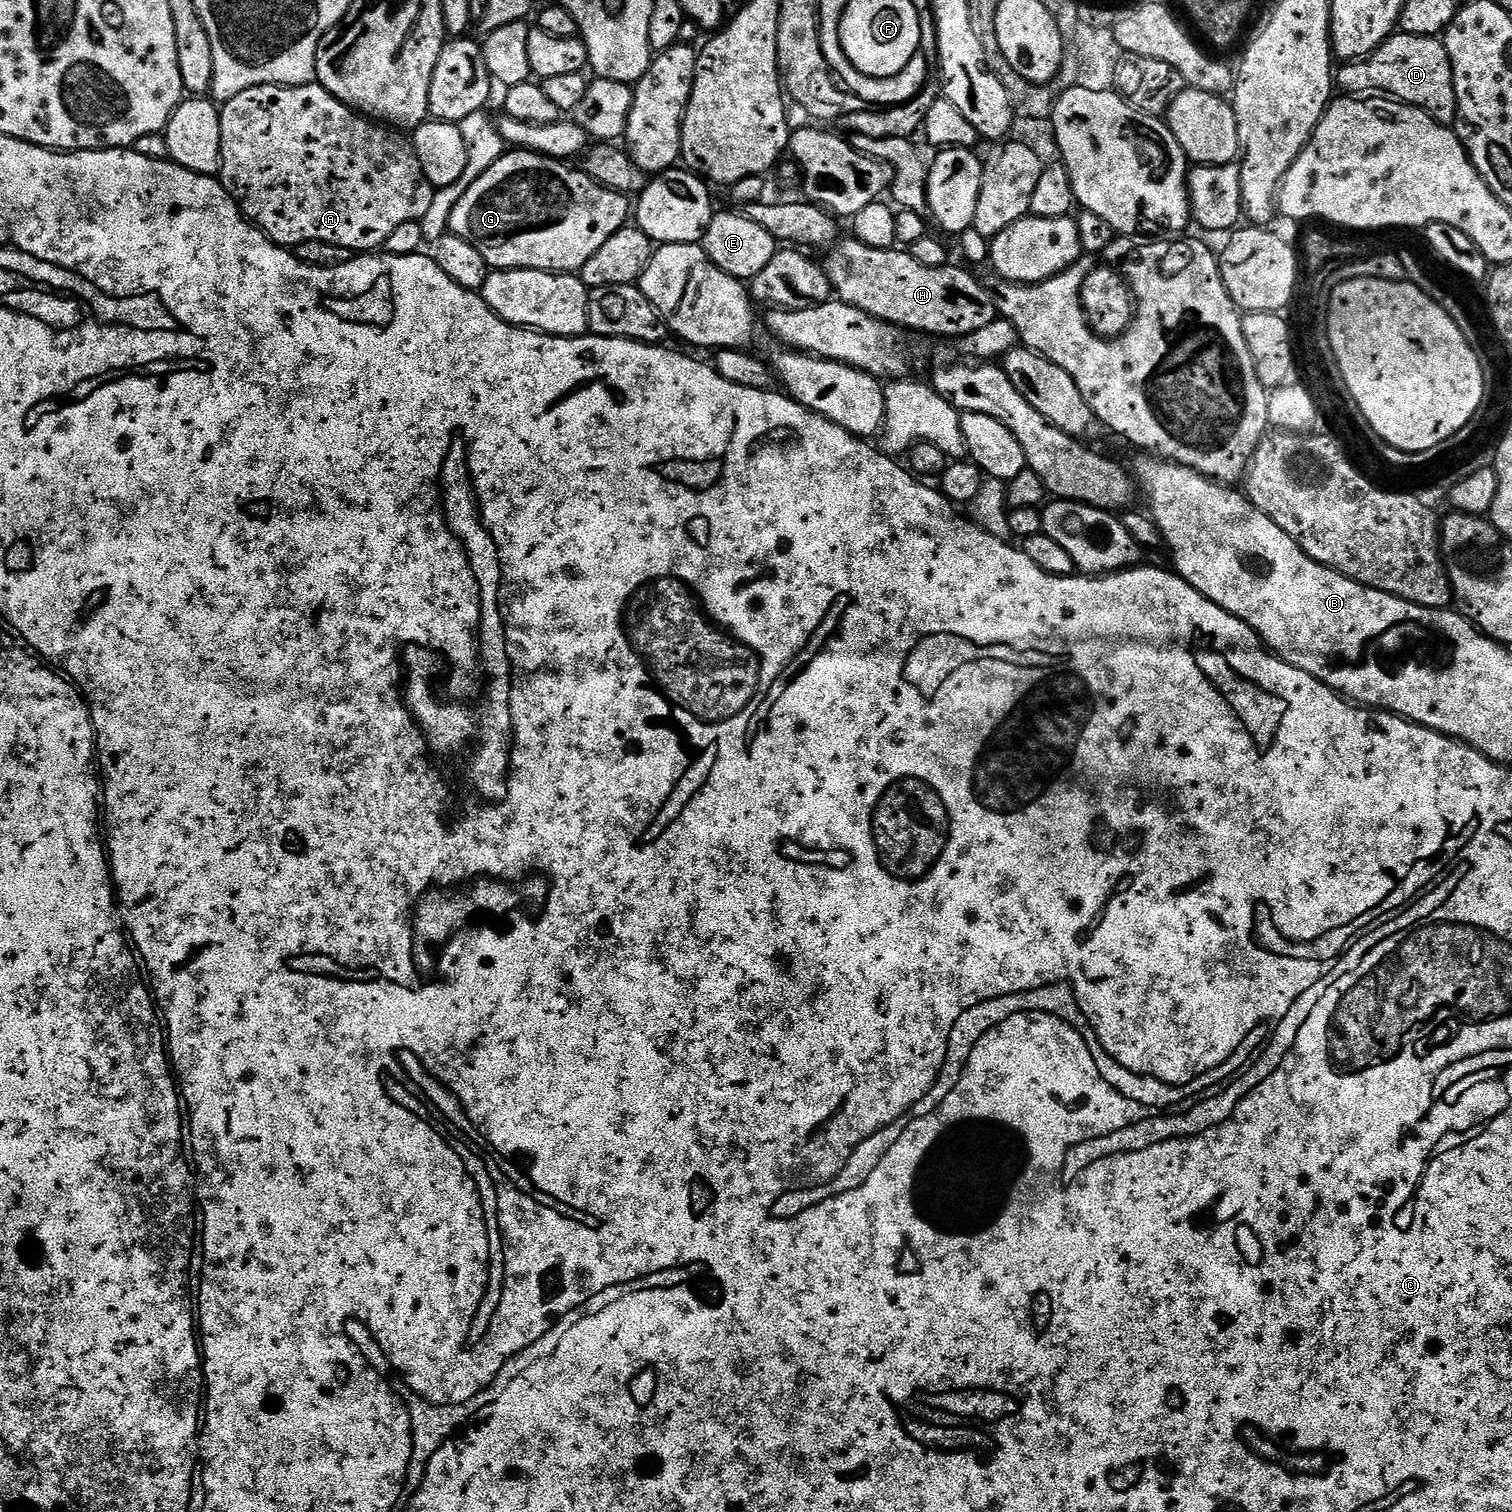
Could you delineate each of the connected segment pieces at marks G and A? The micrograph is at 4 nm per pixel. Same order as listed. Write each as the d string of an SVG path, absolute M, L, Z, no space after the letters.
M508 150L478 182L474 182L462 194L454 214L450 214L448 227L451 235L462 238L482 254L482 258L492 270L509 268L533 268L539 272L576 274L590 258L620 228L630 220L630 200L623 192L603 188L597 180L592 180L579 167L568 168L565 161L542 156L538 152Z
M318 83L300 84L290 88L282 84L263 84L250 90L242 90L234 98L230 98L220 108L222 122L222 158L218 179L227 192L236 199L241 212L269 238L281 246L295 246L302 242L326 242L334 246L349 248L354 254L368 254L379 249L398 230L398 226L406 226L406 222L419 222L432 205L433 186L422 174L422 166L418 162L416 152L411 143L404 140L399 131L393 130L379 122L365 118L361 113L347 108L340 100L335 100L330 93Z

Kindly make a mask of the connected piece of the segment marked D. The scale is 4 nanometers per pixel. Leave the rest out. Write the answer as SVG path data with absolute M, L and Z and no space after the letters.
M1393 34L1375 48L1370 56L1355 62L1348 62L1344 68L1335 73L1334 84L1344 94L1383 94L1393 100L1401 100L1403 104L1413 104L1426 114L1433 116L1440 124L1449 126L1456 123L1456 91L1454 90L1454 74L1452 63L1444 49L1443 39L1434 36L1406 36Z

